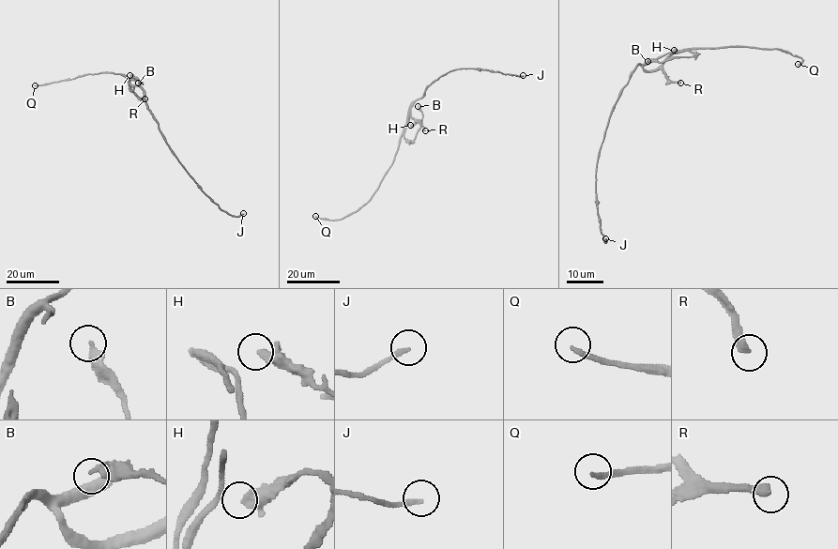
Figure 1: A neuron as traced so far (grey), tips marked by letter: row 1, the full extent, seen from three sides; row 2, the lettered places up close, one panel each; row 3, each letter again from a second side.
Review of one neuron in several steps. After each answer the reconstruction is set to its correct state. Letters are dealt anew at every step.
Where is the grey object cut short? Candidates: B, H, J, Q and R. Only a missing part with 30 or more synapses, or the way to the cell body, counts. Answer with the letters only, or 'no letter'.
Q, R

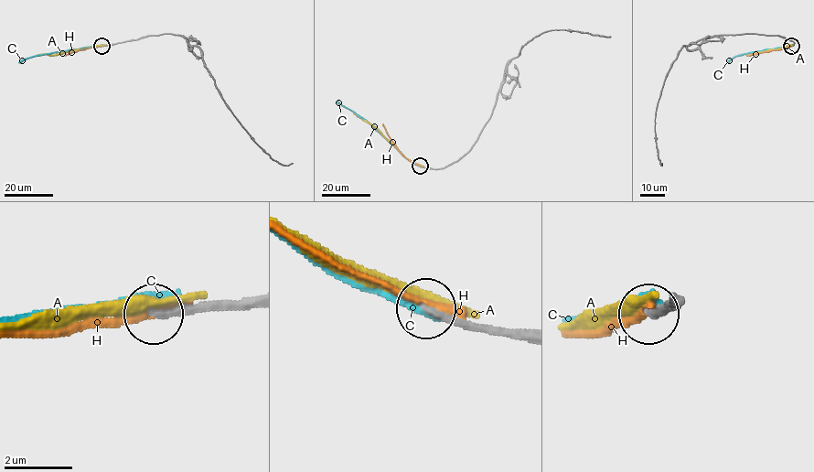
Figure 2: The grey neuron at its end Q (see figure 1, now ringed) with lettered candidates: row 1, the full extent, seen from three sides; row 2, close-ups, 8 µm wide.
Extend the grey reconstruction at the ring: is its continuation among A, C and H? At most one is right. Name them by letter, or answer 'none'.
none

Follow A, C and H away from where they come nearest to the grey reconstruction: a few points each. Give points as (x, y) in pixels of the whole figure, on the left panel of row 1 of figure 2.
A: (102, 45), (36, 56)
C: (103, 45), (32, 56), (18, 62)
H: (103, 45), (88, 47), (65, 56)

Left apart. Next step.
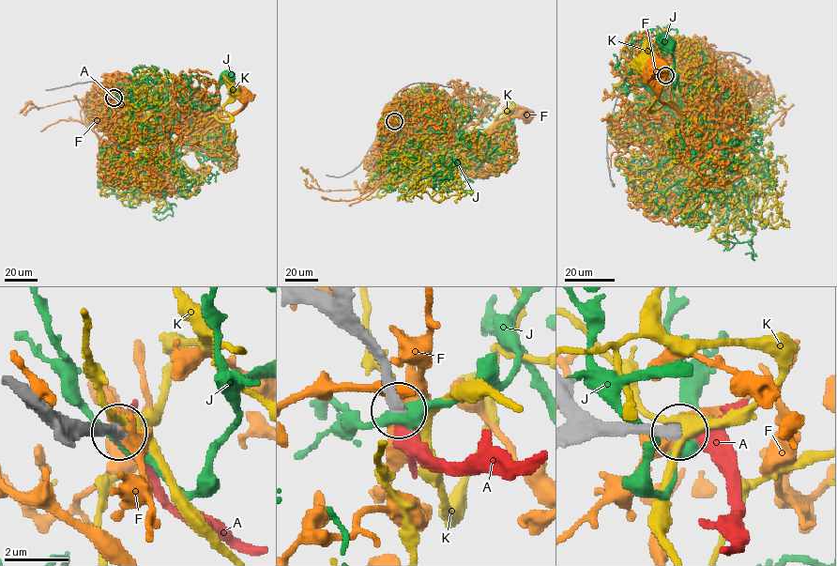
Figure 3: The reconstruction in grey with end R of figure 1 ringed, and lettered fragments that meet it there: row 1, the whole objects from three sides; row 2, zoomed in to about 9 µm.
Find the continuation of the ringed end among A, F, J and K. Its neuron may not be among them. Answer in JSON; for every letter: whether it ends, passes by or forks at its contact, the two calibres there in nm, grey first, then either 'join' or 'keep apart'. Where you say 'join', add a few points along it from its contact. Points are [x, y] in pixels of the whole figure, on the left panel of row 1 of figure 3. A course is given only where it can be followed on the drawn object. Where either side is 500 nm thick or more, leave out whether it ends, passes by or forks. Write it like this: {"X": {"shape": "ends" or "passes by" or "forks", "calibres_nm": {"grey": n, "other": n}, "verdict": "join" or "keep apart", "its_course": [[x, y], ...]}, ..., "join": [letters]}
{"A": {"shape": "ends", "calibres_nm": {"grey": 400, "other": 440}, "verdict": "join"}, "F": {"shape": "forks", "calibres_nm": {"grey": 400, "other": 360}, "verdict": "keep apart"}, "J": {"shape": "passes by", "calibres_nm": {"grey": 400, "other": 320}, "verdict": "keep apart"}, "K": {"shape": "passes by", "calibres_nm": {"grey": 400, "other": 360}, "verdict": "keep apart"}, "join": ["A"]}

